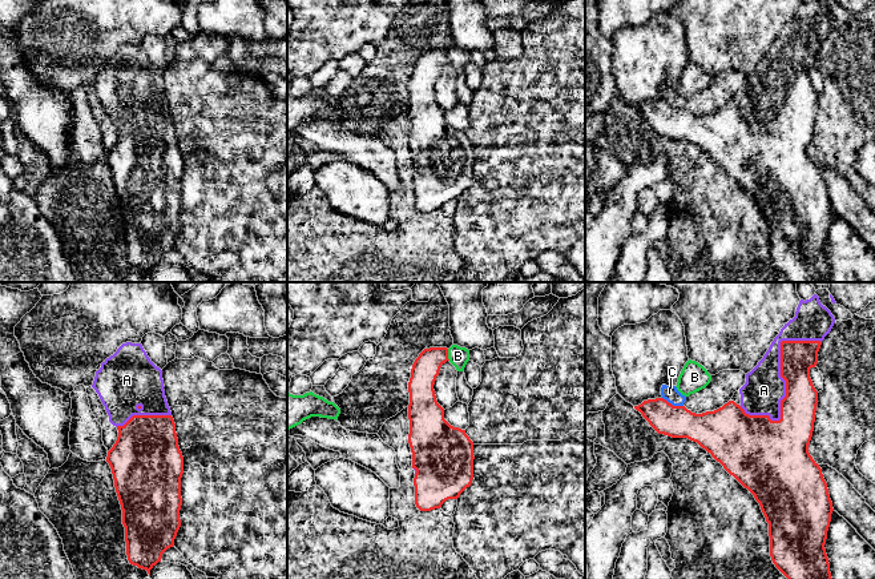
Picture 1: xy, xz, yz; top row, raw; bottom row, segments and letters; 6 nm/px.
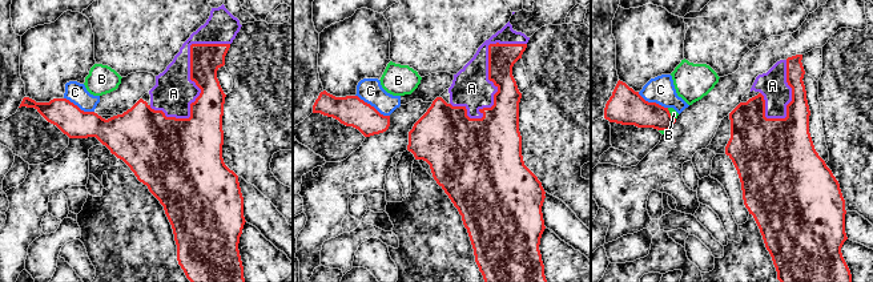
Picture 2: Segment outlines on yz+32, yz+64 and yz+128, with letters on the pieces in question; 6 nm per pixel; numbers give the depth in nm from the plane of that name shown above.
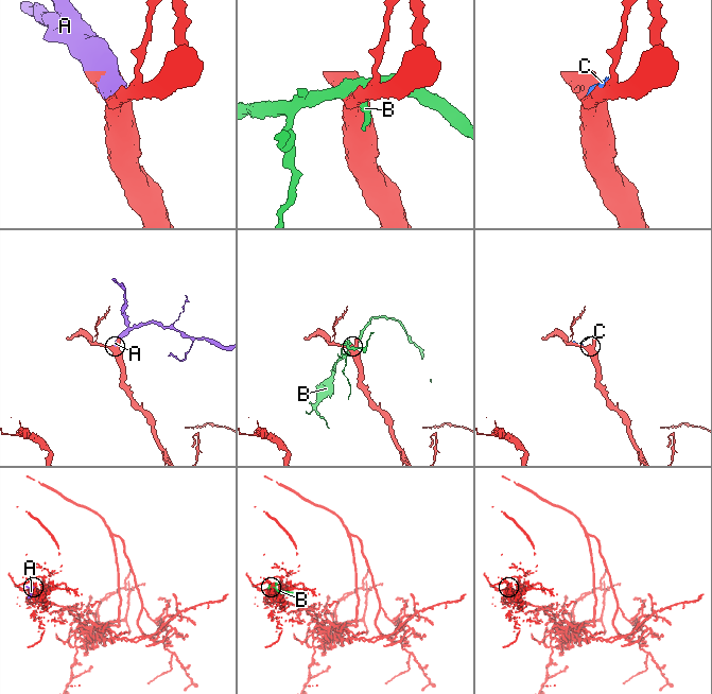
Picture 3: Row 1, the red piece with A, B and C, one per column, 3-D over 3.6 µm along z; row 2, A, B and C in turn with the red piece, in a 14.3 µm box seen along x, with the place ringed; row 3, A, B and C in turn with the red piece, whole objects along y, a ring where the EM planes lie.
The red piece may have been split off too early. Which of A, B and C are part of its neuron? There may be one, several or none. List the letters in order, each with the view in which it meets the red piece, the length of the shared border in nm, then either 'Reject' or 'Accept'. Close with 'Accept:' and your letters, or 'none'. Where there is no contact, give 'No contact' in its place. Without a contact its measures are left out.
A: Touches red in yz. Shared border 650 nm. Accept
B: Touches red in xz. Shared border 70 nm. Reject
C: Touches red in yz. Shared border 140 nm. Reject
Accept: A

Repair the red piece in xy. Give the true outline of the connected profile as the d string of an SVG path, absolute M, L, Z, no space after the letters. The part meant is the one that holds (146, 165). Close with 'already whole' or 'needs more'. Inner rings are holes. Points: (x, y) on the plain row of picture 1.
M126 44L101 65L92 89L105 108L109 124L118 132L106 164L122 212L128 262L150 278L162 256L174 248L182 206L184 158L165 98L162 72L150 63L141 45Z; needs more

